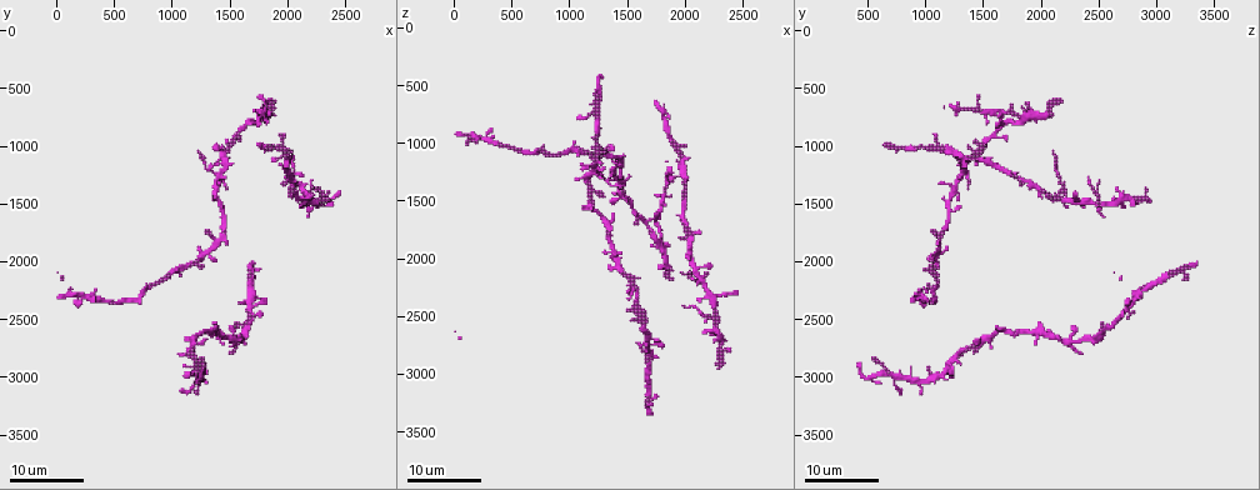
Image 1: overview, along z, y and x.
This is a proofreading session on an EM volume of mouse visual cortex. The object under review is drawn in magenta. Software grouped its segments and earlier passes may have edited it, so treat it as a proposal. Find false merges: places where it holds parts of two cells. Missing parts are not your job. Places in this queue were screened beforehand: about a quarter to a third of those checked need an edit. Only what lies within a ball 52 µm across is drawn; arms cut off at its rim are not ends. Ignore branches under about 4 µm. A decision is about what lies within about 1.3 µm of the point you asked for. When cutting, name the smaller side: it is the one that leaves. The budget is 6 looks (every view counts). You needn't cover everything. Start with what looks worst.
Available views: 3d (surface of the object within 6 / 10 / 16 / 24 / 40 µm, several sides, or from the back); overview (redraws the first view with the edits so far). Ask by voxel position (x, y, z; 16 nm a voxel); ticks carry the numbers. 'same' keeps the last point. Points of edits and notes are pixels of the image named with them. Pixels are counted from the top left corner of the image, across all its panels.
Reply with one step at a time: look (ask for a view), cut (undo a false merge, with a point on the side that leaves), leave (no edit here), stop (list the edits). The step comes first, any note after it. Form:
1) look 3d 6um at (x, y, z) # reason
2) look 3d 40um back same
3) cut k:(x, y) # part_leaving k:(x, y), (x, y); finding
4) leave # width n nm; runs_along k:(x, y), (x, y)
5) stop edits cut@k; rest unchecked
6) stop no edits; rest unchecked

look 3d 16um at (2180, 1560, 2520) # branch point

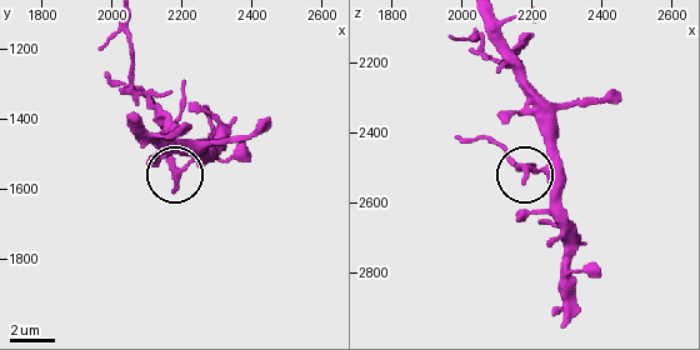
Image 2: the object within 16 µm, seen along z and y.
look 3d 6um at (2200, 1540, 2510) # closer look

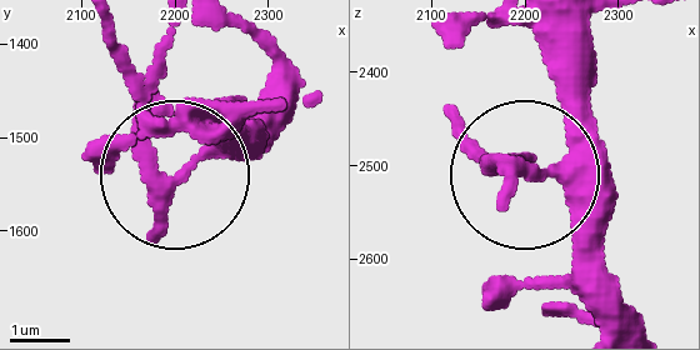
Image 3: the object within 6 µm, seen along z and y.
cut 3:(134, 90) # width 260 nm; two cells meet here

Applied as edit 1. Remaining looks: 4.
look overview

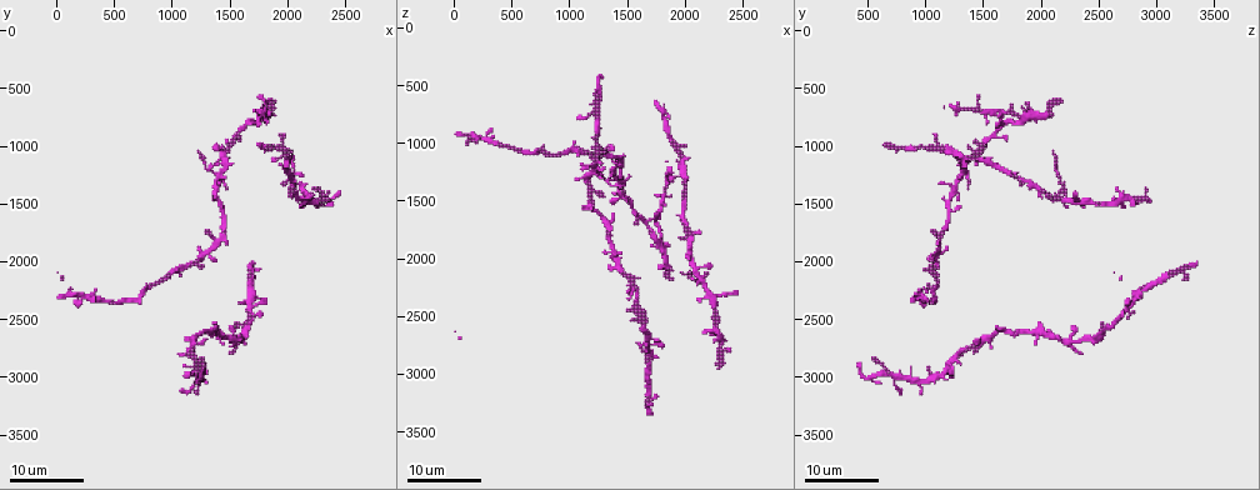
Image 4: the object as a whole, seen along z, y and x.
look 3d 16um at (2140, 1440, 2140) # four-way junction

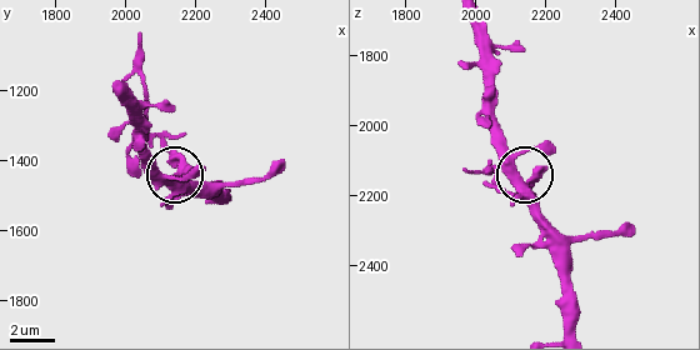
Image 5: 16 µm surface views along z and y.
look 3d 6um same # zoom in

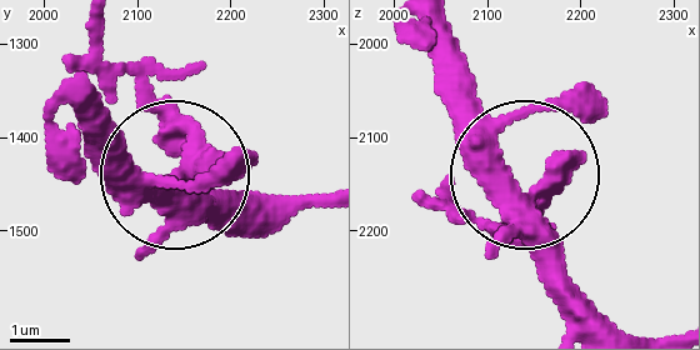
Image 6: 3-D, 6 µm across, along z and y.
cut 6:(168, 94) # a second cell is stuck on

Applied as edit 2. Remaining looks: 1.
stop edits cut@3, cut@6; rest unchecked

